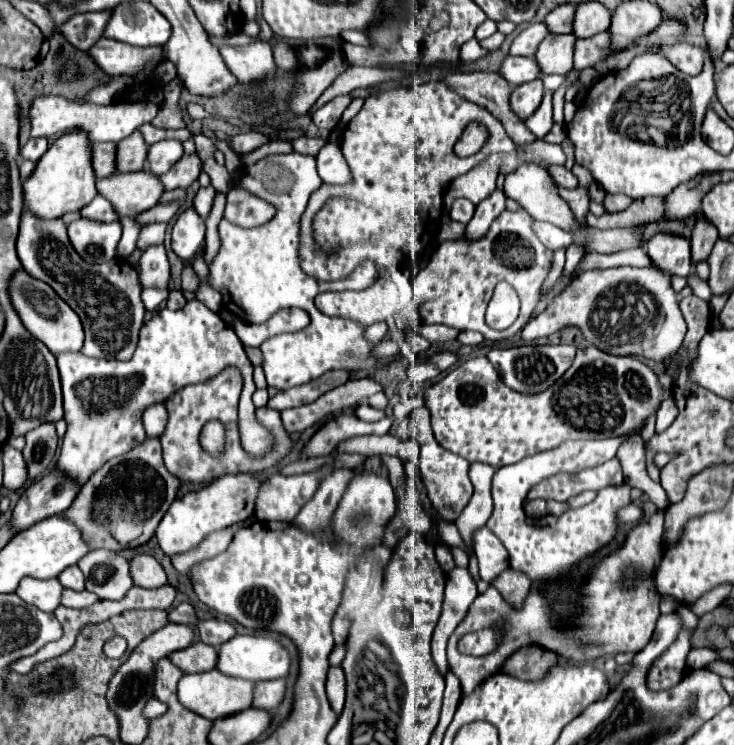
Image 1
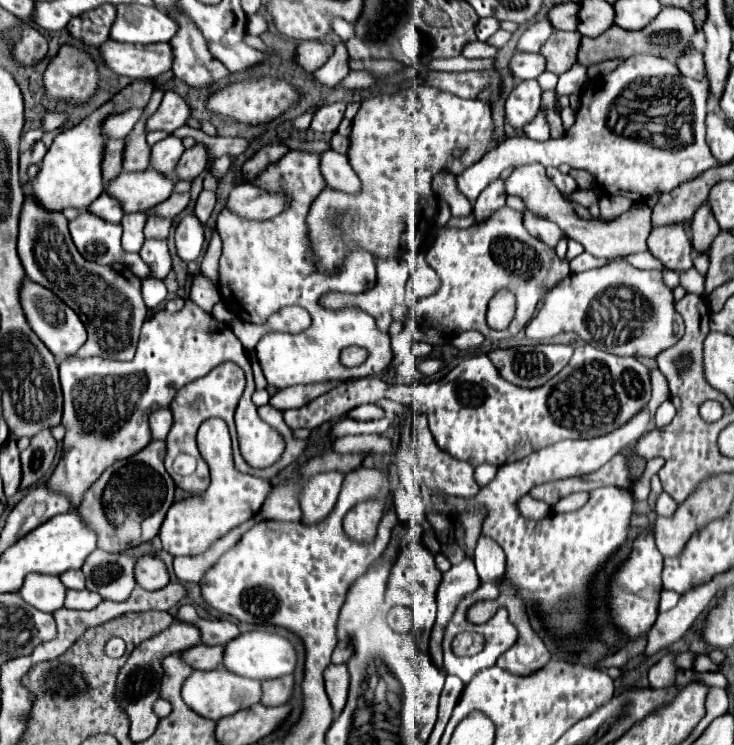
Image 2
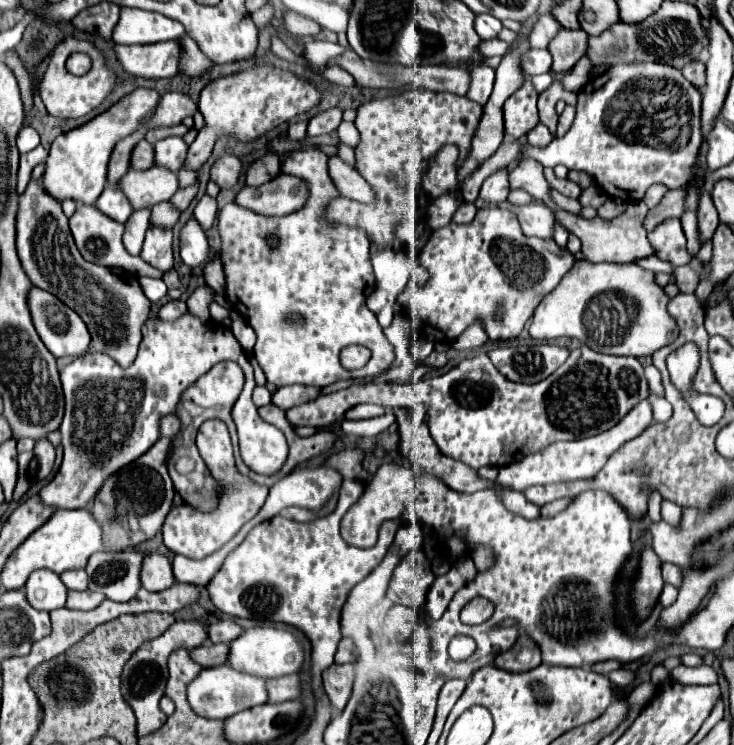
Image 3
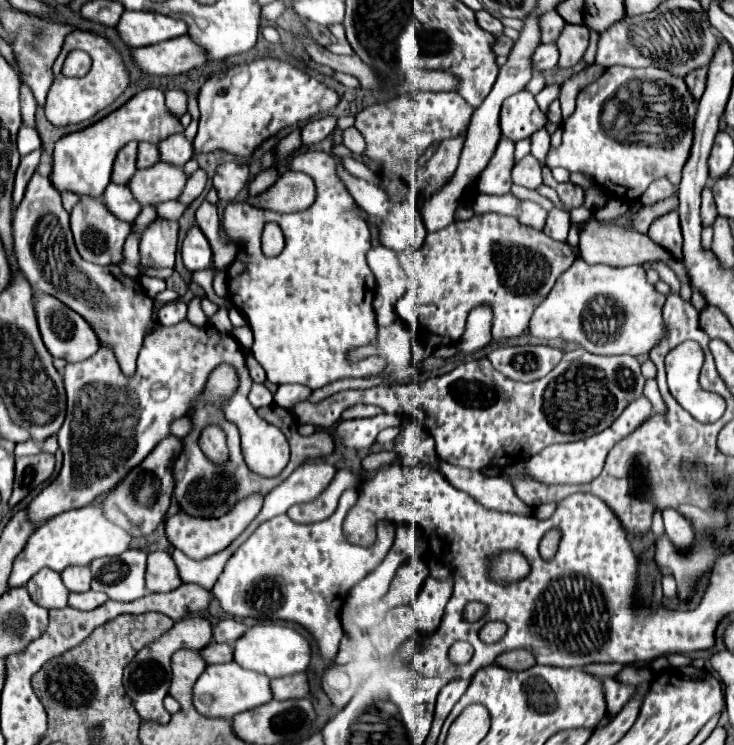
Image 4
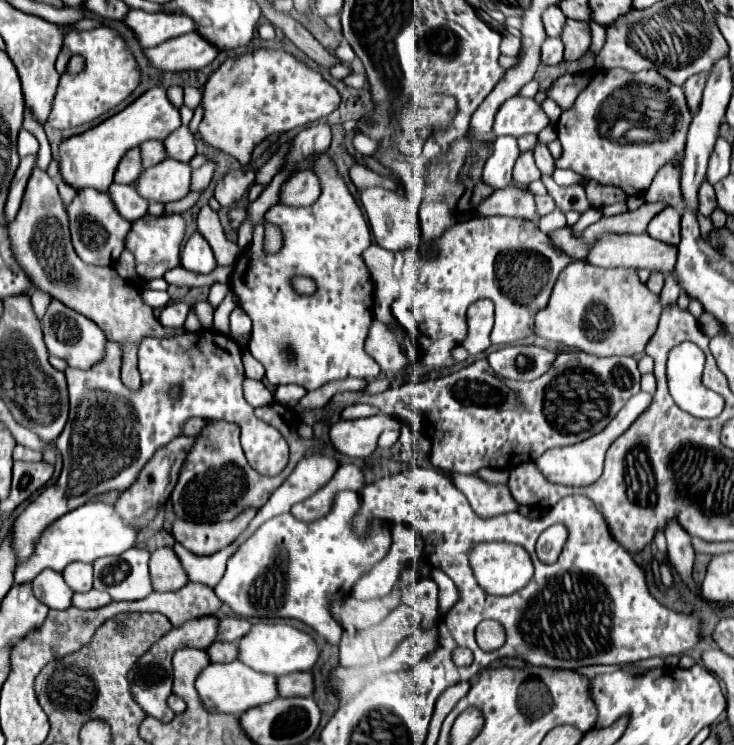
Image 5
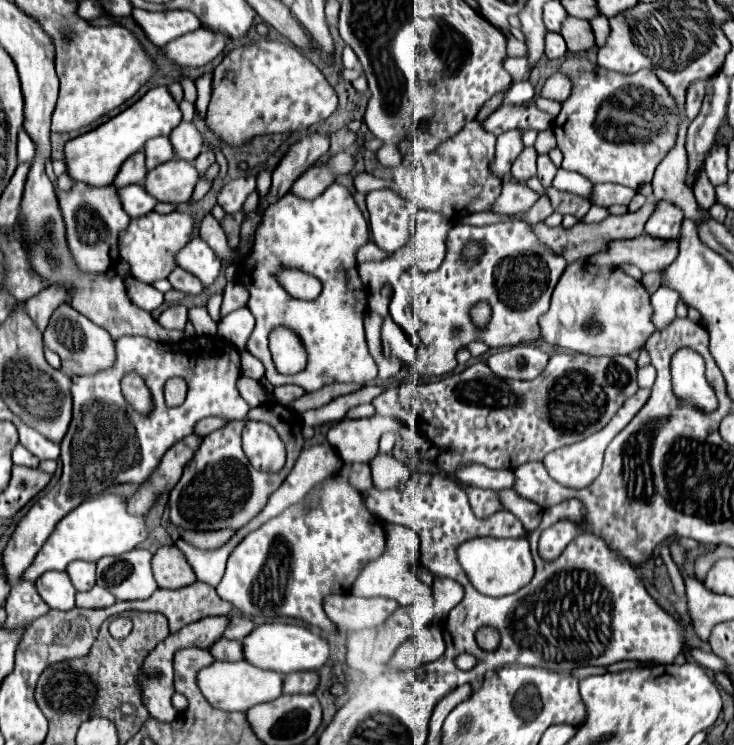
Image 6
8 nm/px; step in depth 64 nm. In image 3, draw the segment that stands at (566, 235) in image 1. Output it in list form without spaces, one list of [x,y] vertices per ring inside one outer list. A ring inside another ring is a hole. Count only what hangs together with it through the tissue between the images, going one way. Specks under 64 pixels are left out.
[[[508,202],[498,204],[500,208],[514,208],[520,210],[520,224],[526,236],[538,236],[538,238],[552,238],[554,236],[554,216],[548,212],[548,208],[538,206],[538,204],[526,204],[526,206],[512,206]]]

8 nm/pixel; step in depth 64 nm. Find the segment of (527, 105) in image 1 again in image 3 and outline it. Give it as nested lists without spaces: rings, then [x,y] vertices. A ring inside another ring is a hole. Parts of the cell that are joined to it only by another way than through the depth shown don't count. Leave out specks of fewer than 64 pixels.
[[[526,80],[516,94],[512,94],[504,104],[504,126],[506,134],[514,140],[524,140],[526,132],[534,128],[538,120],[538,108],[536,108],[538,92],[532,86],[530,80]]]

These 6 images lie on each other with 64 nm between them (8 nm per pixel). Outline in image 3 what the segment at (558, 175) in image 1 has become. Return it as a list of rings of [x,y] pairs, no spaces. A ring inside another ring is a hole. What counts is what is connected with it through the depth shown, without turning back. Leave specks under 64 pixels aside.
[[[544,168],[544,176],[546,176],[546,180],[550,182],[550,186],[552,186],[554,190],[558,190],[560,194],[564,194],[564,196],[578,198],[580,192],[582,192],[576,182],[572,182],[572,180],[568,180],[568,178],[556,178],[556,174],[554,174],[552,168]]]

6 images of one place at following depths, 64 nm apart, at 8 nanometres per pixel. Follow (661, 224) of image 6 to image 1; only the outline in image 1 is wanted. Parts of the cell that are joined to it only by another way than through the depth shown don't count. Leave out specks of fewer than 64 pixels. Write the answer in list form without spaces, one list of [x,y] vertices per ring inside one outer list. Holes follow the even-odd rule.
[[[656,234],[646,244],[652,266],[670,276],[688,276],[692,272],[690,242],[674,234]]]

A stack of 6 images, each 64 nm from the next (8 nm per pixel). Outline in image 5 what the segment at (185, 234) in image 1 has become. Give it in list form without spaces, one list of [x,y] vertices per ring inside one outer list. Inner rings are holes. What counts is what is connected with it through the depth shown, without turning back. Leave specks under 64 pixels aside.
[[[194,232],[182,248],[182,266],[190,272],[208,274],[216,268],[216,260],[210,244],[200,232]]]

